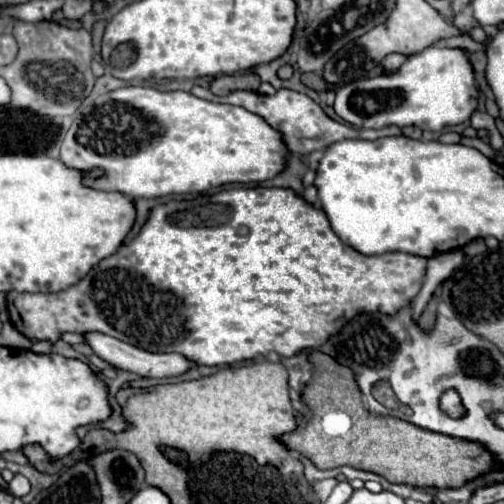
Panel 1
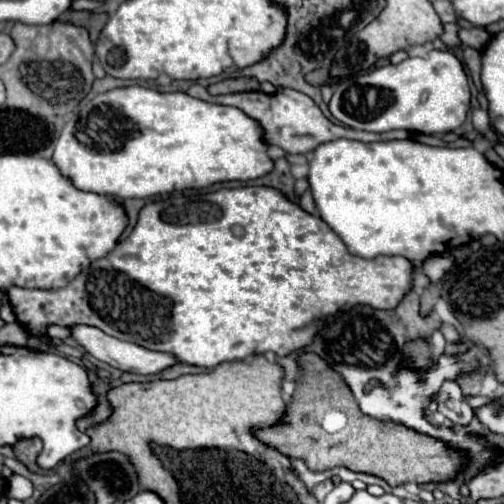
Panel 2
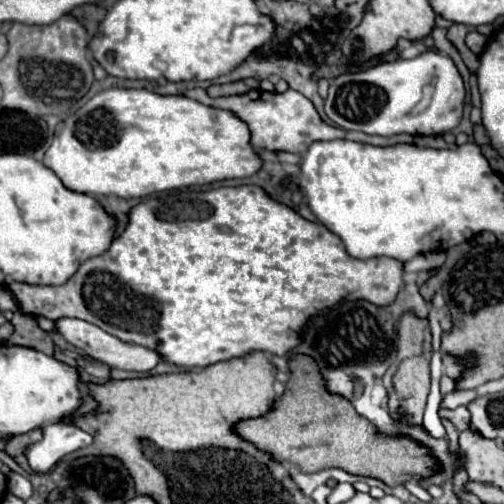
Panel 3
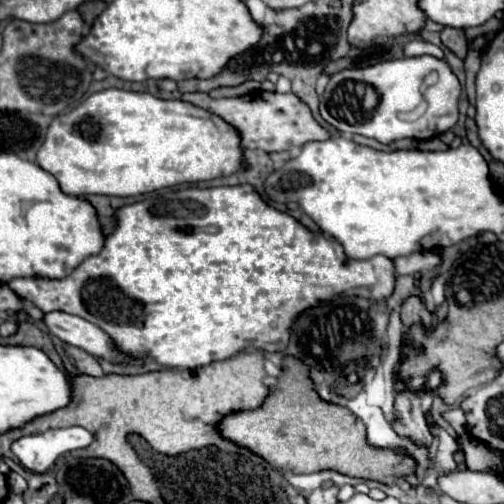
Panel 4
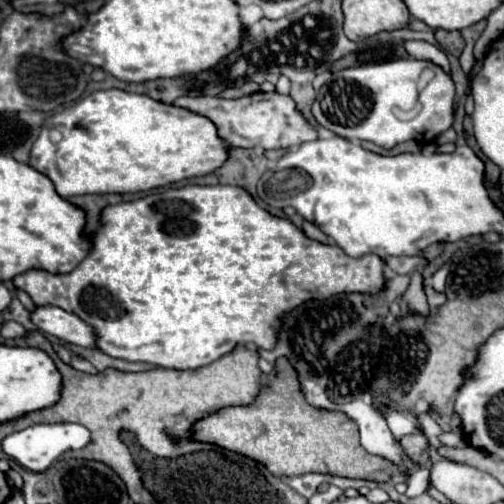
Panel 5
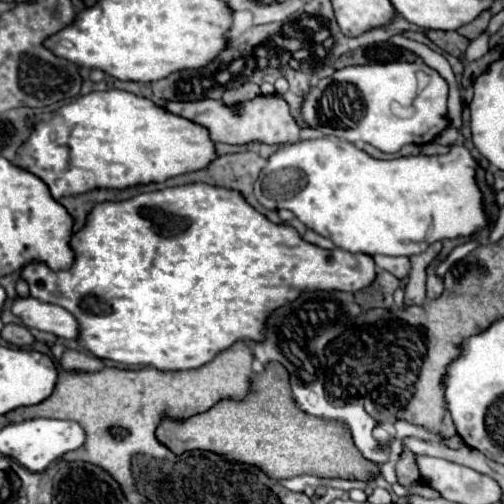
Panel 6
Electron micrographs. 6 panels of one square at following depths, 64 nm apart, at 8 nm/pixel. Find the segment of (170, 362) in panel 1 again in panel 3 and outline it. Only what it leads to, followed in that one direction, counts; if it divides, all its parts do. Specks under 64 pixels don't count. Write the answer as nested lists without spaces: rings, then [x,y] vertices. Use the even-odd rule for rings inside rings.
[[[62,318],[56,322],[58,332],[78,350],[82,350],[84,354],[104,362],[110,368],[120,368],[120,370],[132,370],[132,372],[150,372],[156,364],[160,364],[160,356],[156,356],[156,352],[152,352],[150,348],[138,346],[138,344],[124,344],[122,340],[118,340],[116,336],[104,332],[102,328],[84,322],[84,320],[76,320],[76,318]]]

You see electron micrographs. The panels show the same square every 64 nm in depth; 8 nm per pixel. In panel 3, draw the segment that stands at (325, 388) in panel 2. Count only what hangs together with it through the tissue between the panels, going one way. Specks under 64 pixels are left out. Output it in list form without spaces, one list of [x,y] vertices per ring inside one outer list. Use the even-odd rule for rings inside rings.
[[[304,354],[290,356],[290,370],[292,370],[292,376],[288,380],[288,388],[286,388],[284,396],[276,402],[276,408],[264,418],[242,420],[236,426],[238,434],[244,440],[248,440],[254,446],[258,446],[260,450],[272,454],[272,458],[278,462],[298,464],[300,470],[304,470],[304,472],[320,472],[324,468],[342,468],[350,474],[378,478],[388,486],[398,486],[408,480],[420,482],[440,470],[440,462],[428,446],[422,446],[420,442],[412,440],[410,436],[380,436],[380,432],[376,432],[376,428],[372,428],[372,422],[354,410],[350,400],[344,400],[344,396],[330,394],[326,390],[324,376],[320,376],[320,368],[316,368],[316,362],[310,356],[304,356]],[[330,412],[338,414],[338,418],[342,422],[330,422]]]

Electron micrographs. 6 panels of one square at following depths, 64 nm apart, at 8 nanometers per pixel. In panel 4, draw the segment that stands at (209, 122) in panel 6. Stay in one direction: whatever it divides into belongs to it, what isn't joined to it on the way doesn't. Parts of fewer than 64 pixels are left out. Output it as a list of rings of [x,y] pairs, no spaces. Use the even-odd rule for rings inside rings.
[[[260,90],[260,92],[252,92],[238,98],[210,98],[206,92],[190,92],[190,94],[182,94],[182,100],[192,102],[212,114],[222,116],[226,122],[234,124],[240,130],[244,148],[280,152],[280,150],[292,150],[294,146],[302,148],[304,144],[312,140],[330,138],[330,132],[314,120],[308,104],[302,102],[294,92],[278,94],[278,92]]]

